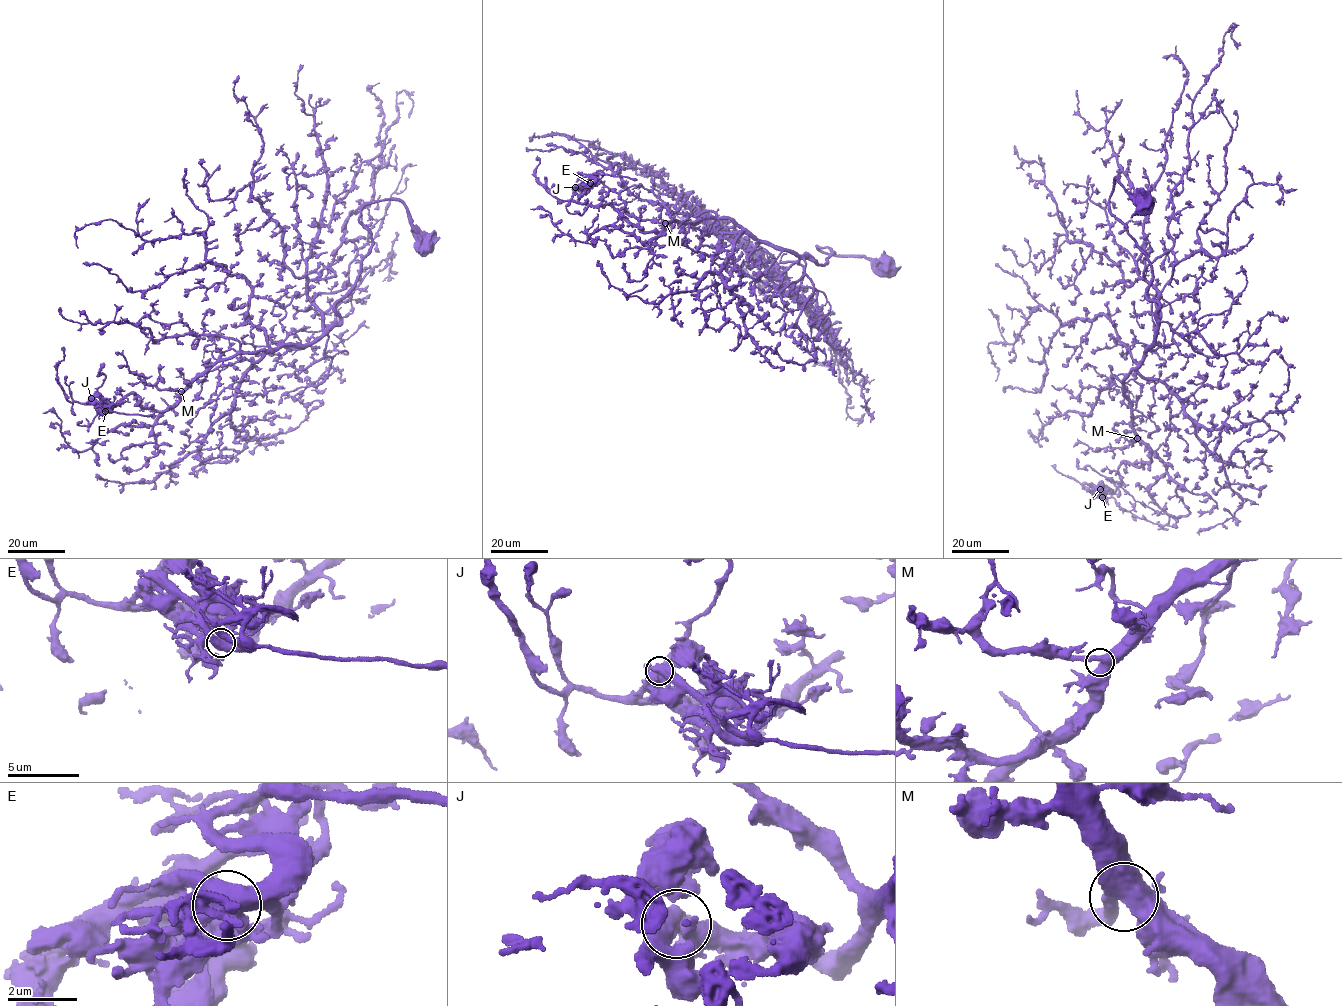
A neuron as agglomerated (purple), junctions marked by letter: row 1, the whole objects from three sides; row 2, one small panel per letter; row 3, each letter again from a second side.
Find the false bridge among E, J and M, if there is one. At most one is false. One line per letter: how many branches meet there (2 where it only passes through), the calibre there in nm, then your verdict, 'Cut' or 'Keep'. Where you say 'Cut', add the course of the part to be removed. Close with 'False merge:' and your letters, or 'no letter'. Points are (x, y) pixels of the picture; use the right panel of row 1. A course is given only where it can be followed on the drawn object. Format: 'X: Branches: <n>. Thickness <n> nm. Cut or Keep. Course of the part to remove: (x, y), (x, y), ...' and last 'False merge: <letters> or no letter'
E: Branches: 5. Thickness 500 nm. Keep
J: Branches: 5. Thickness 550 nm. Cut. Course of the part to remove: (1100, 489), (1092, 497), (1103, 484)
M: Branches: 5. Thickness 480 nm. Keep
False merge: J

